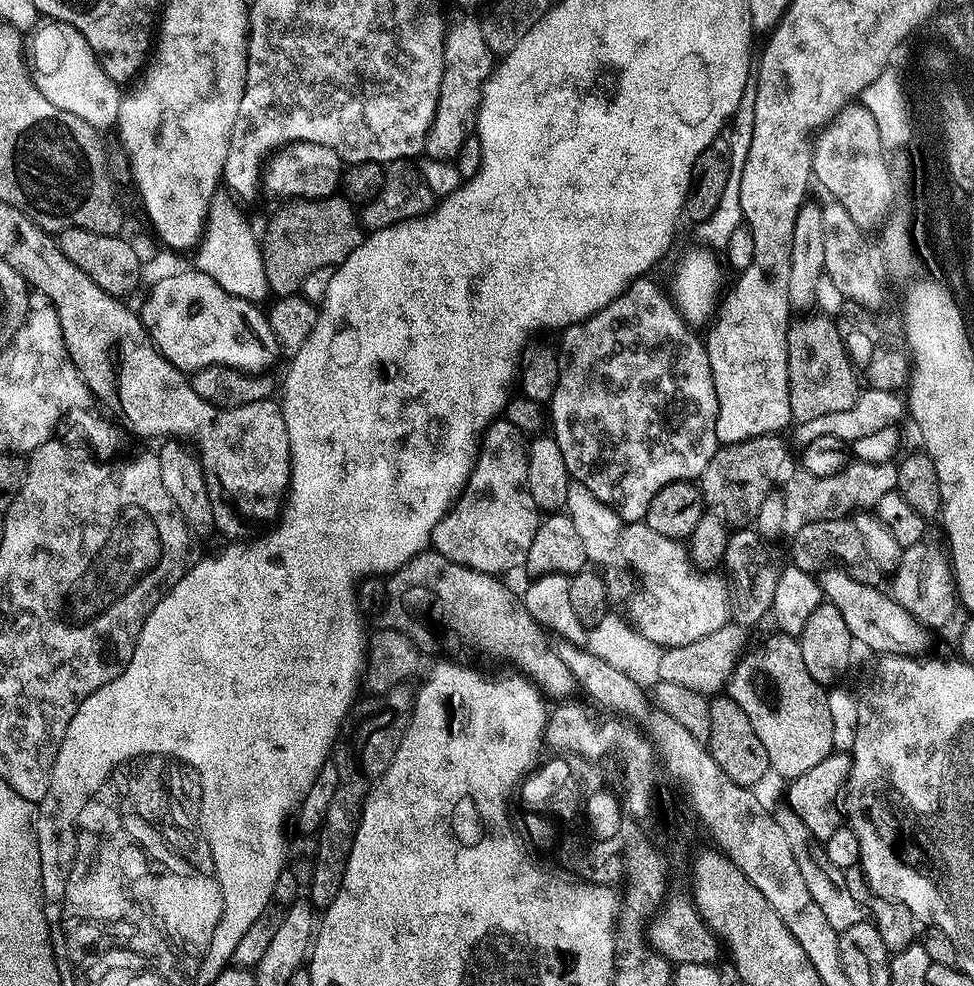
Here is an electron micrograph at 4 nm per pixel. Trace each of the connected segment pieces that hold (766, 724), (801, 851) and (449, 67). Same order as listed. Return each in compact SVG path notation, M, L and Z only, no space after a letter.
M775 634L764 644L764 649L745 651L736 669L732 672L726 685L727 695L731 696L738 706L742 706L746 718L750 718L750 726L754 726L754 734L758 734L763 748L766 750L769 769L773 773L785 776L791 782L806 774L813 766L818 766L822 758L834 751L834 725L830 719L830 706L825 685L810 678L810 670L806 670L806 662L802 662L800 641L795 636Z
M781 806L780 809L775 809L774 815L778 826L782 826L782 834L786 834L786 839L790 841L790 851L794 854L794 862L798 862L798 871L802 874L811 896L814 897L814 902L818 902L822 914L826 914L830 926L838 930L854 926L857 917L861 915L860 908L862 912L862 901L848 884L845 869L834 866L834 862L830 862L823 843L808 829L806 822L802 822L802 818L794 814L792 808Z
M472 14L460 15L464 16L456 16L453 20L449 19L444 30L442 86L438 90L436 117L432 120L430 130L424 135L423 155L429 160L455 161L458 150L462 150L462 142L466 142L466 138L473 131L476 113L480 111L480 94L494 67L494 53L490 50L490 46L486 46L483 23L477 17L475 20Z

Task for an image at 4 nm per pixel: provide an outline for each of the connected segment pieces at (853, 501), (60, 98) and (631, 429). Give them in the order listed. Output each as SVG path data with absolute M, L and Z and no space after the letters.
M861 460L849 462L840 472L829 477L816 477L805 470L783 481L785 521L789 529L801 528L812 520L843 520L861 510L875 509L882 494L896 491L898 467L895 463L867 464Z
M40 22L26 40L26 68L35 88L58 110L66 110L94 129L105 130L116 123L122 88L105 74L96 52L69 24Z
M652 278L633 280L628 289L614 302L610 302L602 310L598 310L590 318L577 324L571 324L559 333L558 343L558 386L550 401L550 432L556 437L558 450L562 450L562 458L566 458L566 470L575 483L586 486L594 498L598 498L608 508L620 515L621 521L643 521L646 510L650 506L650 498L662 490L670 482L679 480L695 481L706 470L710 458L714 458L718 441L716 439L716 419L718 418L718 398L714 394L714 378L710 370L710 358L703 339L700 340L692 332L683 316L674 307L669 295L652 281Z

